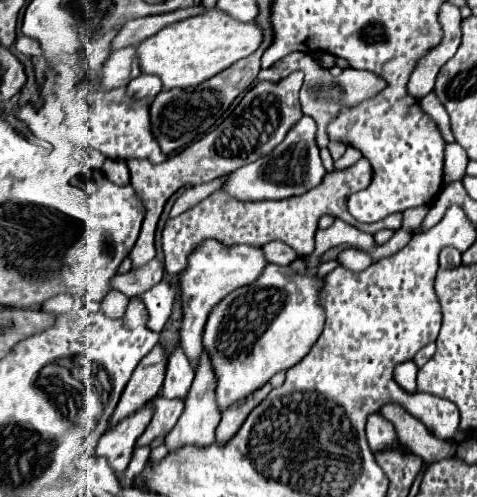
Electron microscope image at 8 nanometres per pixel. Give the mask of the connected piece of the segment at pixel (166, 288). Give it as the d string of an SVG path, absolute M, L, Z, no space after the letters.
M161 280L161 284L155 284L149 292L141 294L141 302L147 308L147 324L151 332L161 332L165 322L171 318L173 302L177 296L177 288L169 280Z

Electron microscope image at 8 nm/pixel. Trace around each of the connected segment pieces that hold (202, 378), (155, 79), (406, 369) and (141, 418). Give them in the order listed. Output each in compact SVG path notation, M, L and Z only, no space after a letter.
M203 350L201 360L197 360L195 380L193 380L193 386L185 400L185 410L183 410L179 422L175 424L175 428L165 438L165 446L169 448L169 452L177 450L179 446L185 446L185 444L209 446L215 442L215 428L221 420L221 410L217 408L217 402L215 402L215 388L217 388L217 378L213 376L213 366L209 364L209 352Z
M141 74L127 86L127 94L133 98L145 98L145 96L155 98L159 92L161 92L161 78L153 74Z
M411 360L405 362L405 364L397 364L397 368L395 368L393 374L395 374L397 384L401 384L401 388L405 388L405 392L409 392L409 394L417 392L417 386L415 386L417 366Z
M147 402L137 414L129 414L119 424L115 424L107 434L101 436L97 444L97 456L105 456L109 460L109 466L115 474L125 472L137 438L145 432L147 424L153 416L153 402Z

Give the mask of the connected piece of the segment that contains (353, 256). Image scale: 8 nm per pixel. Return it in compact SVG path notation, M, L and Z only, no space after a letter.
M347 248L339 254L339 264L353 270L353 272L361 272L365 268L369 268L373 264L373 258L367 254L367 252L361 252L361 250L355 250L355 248Z

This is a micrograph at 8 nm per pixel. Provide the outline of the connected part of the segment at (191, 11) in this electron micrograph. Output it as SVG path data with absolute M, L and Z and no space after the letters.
M199 4L199 6L191 6L191 8L183 8L183 10L175 10L175 12L169 12L169 14L159 14L159 16L145 16L145 18L137 18L137 20L131 20L127 22L117 38L113 40L113 48L111 50L117 50L117 48L125 48L125 46L131 46L131 44L139 44L141 40L147 40L149 36L157 34L161 28L169 26L169 24L175 24L179 20L185 20L185 18L191 18L191 16L197 16L205 12L205 8Z

